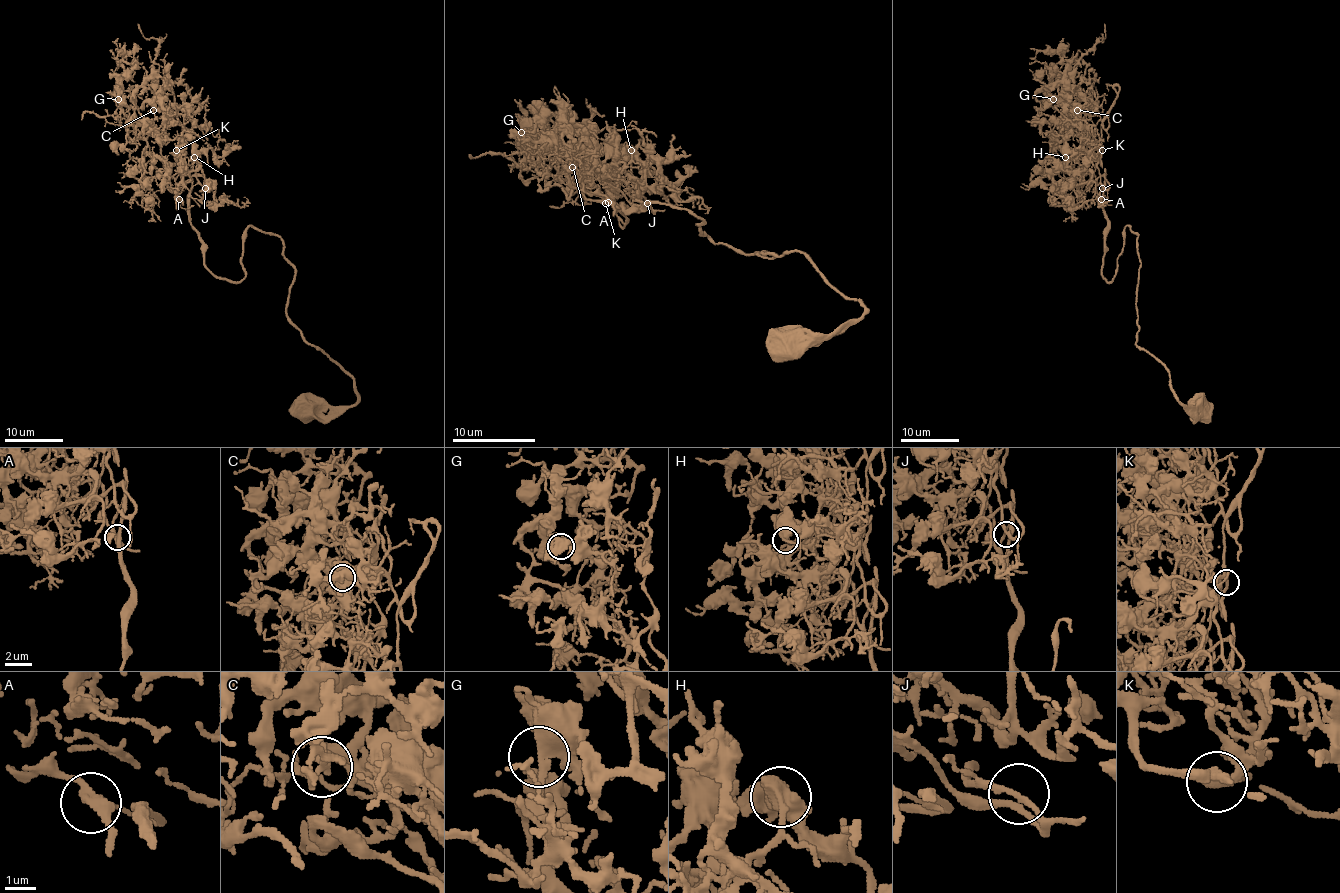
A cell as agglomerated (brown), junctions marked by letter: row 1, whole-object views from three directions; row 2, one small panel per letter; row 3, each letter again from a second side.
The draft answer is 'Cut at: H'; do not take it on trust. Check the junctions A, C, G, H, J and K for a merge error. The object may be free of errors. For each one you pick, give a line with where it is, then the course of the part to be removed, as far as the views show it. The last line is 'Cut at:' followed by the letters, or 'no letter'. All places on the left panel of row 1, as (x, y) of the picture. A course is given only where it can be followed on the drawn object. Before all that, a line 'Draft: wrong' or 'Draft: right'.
Draft: wrong
Cut at: no letter

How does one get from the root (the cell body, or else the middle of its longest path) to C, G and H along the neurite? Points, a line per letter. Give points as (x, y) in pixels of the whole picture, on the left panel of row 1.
C: (303, 408), (352, 407), (353, 379), (288, 317), (279, 237), (246, 230), (237, 282), (209, 271), (154, 110)
G: (303, 408), (358, 395), (287, 314), (284, 242), (251, 226), (245, 276), (214, 276), (184, 150), (117, 98)
H: (303, 408), (352, 407), (353, 379), (288, 317), (279, 237), (246, 230), (237, 282), (209, 271), (194, 156)

